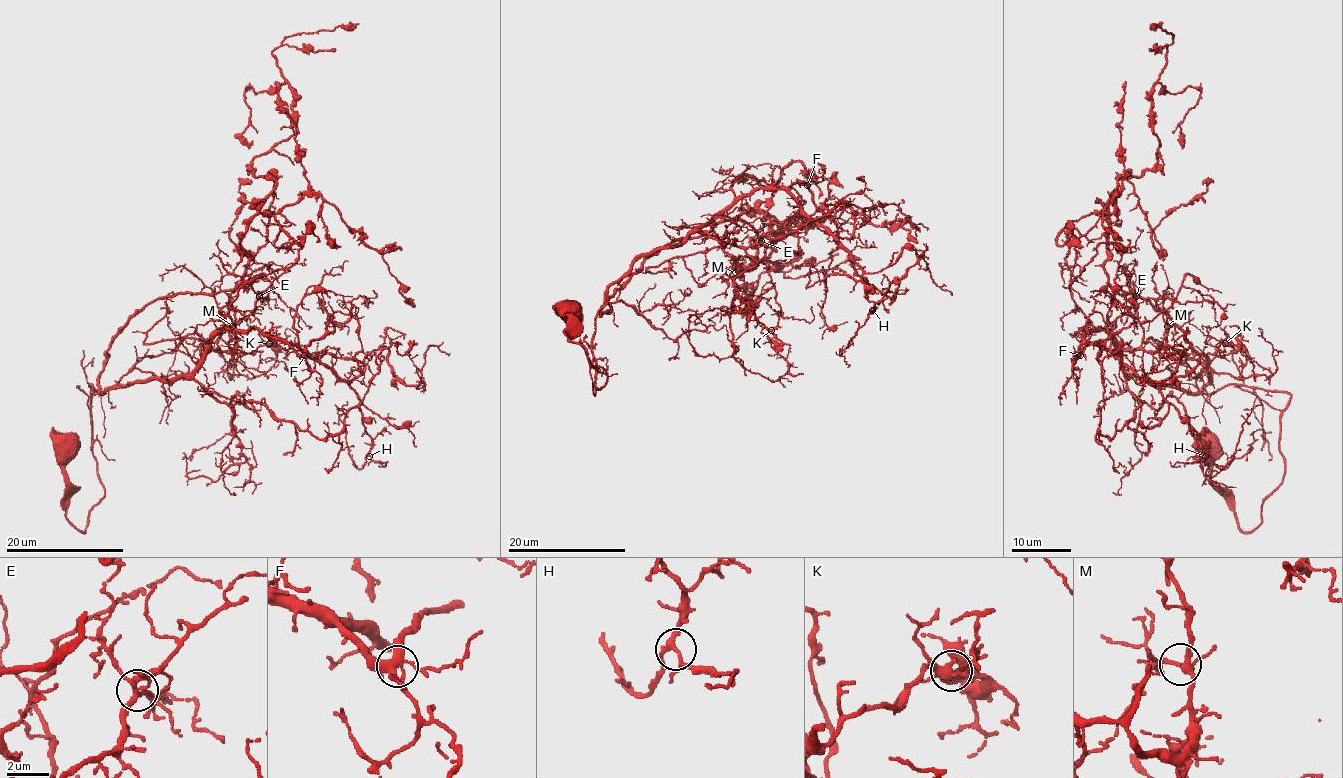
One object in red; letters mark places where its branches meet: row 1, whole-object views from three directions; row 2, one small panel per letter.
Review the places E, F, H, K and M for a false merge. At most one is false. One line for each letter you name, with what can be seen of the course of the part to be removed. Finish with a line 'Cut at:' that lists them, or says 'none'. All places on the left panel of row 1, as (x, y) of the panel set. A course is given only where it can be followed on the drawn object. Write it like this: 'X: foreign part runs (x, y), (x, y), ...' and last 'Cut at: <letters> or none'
Cut at: none

